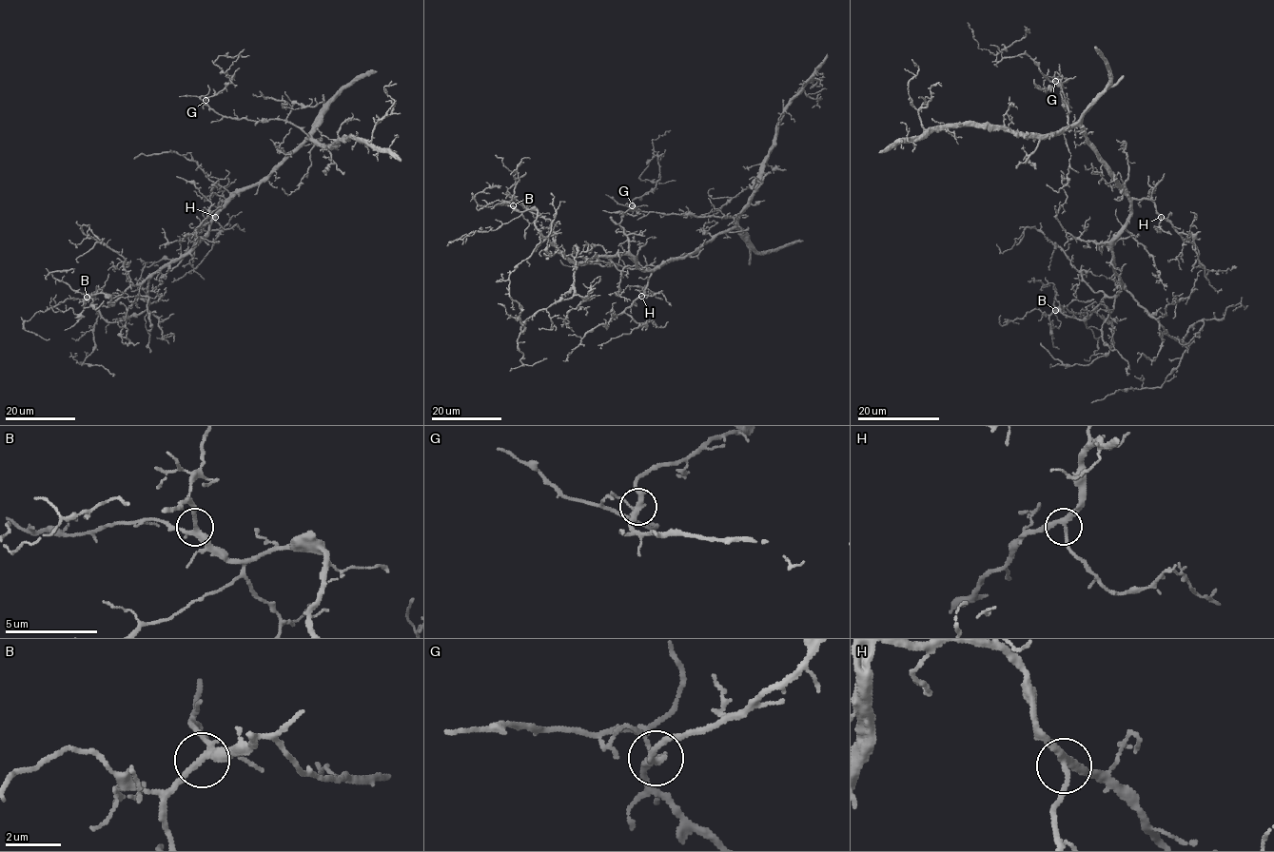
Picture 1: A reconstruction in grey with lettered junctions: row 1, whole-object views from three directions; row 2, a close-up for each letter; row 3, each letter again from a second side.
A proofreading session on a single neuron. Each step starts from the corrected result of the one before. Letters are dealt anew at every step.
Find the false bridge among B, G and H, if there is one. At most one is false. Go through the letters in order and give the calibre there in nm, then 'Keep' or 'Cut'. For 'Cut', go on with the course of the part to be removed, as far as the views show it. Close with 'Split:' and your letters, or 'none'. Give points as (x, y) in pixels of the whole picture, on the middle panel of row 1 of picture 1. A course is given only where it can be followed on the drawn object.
B: Thickness 240 nm. Keep
G: Thickness 240 nm. Keep
H: Thickness 240 nm. Keep
Split: none

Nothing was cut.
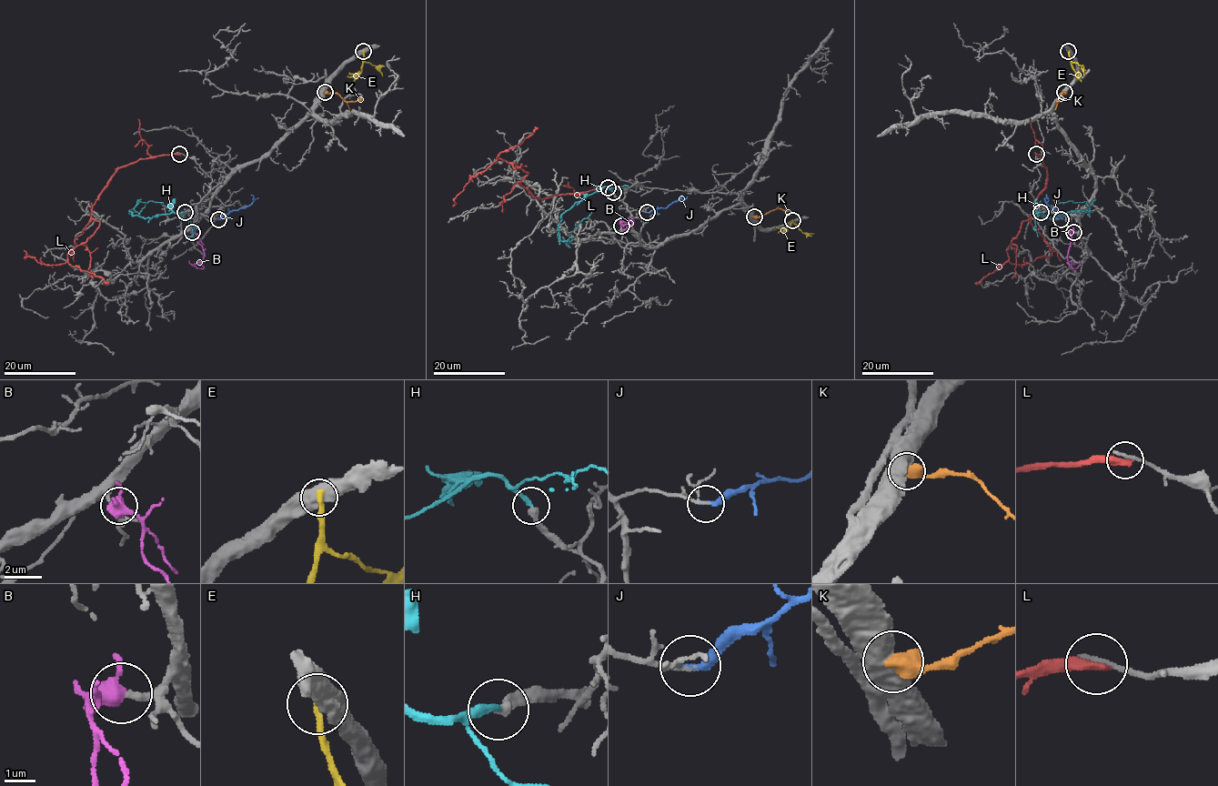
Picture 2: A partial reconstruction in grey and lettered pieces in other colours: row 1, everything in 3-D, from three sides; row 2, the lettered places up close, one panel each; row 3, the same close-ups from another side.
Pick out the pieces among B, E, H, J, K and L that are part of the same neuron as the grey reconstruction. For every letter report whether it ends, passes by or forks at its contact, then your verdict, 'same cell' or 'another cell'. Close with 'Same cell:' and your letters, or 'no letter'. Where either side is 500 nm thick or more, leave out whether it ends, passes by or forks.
B: it passes by; same cell
E: another cell
H: it ends there; same cell
J: it ends there; same cell
K: another cell
L: it ends there; another cell
Same cell: B, H, J

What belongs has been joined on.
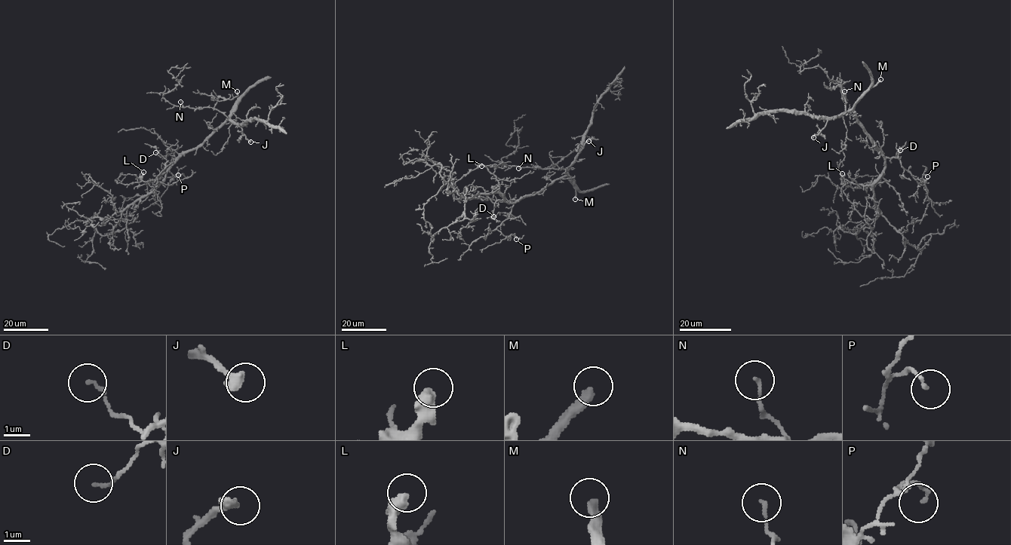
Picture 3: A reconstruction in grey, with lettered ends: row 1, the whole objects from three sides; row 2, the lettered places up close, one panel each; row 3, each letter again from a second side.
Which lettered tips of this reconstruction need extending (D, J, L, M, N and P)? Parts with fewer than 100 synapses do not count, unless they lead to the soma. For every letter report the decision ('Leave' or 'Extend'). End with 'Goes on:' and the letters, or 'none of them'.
D: Leave
J: Leave
L: Leave
M: Extend
N: Leave
P: Leave
Goes on: M

